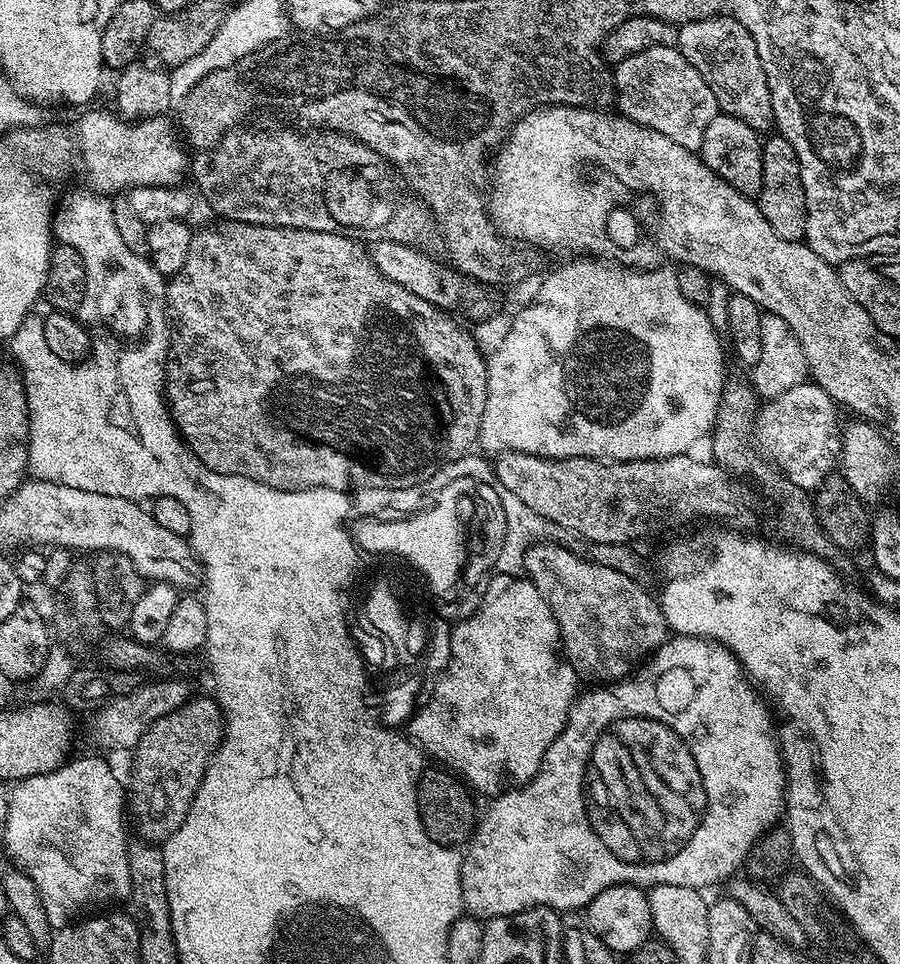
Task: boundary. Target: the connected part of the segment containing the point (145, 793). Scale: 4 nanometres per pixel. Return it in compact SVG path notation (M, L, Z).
M197 695L195 698L187 700L184 705L178 710L174 710L170 714L166 714L166 718L158 718L152 723L146 730L146 734L142 734L142 738L137 742L134 751L131 753L132 756L132 788L130 784L130 791L126 796L126 804L130 809L130 820L136 823L136 828L141 832L143 839L148 842L163 842L168 839L169 836L174 834L174 830L178 830L178 826L182 826L182 822L186 818L186 814L190 810L192 805L192 799L194 794L198 790L198 786L202 782L204 772L208 768L208 762L212 759L213 752L216 751L220 737L224 731L224 713L220 710L220 705L216 703L215 699L209 698L208 700L204 696Z

